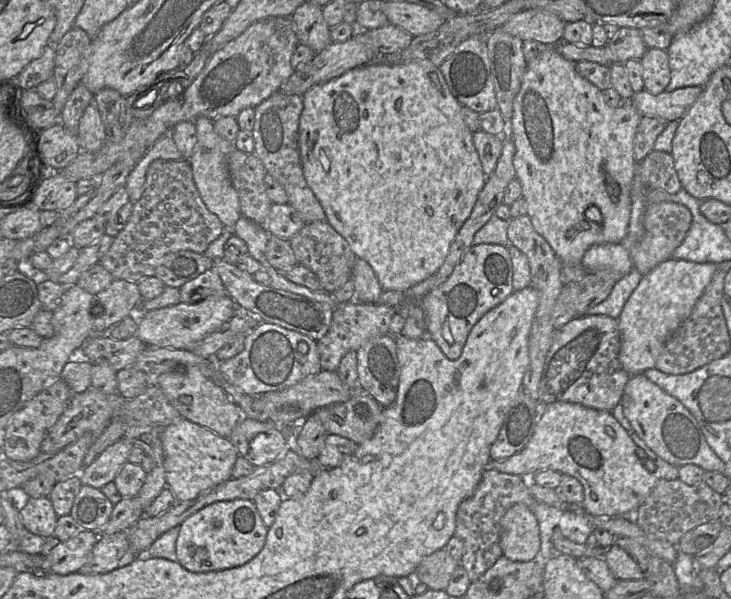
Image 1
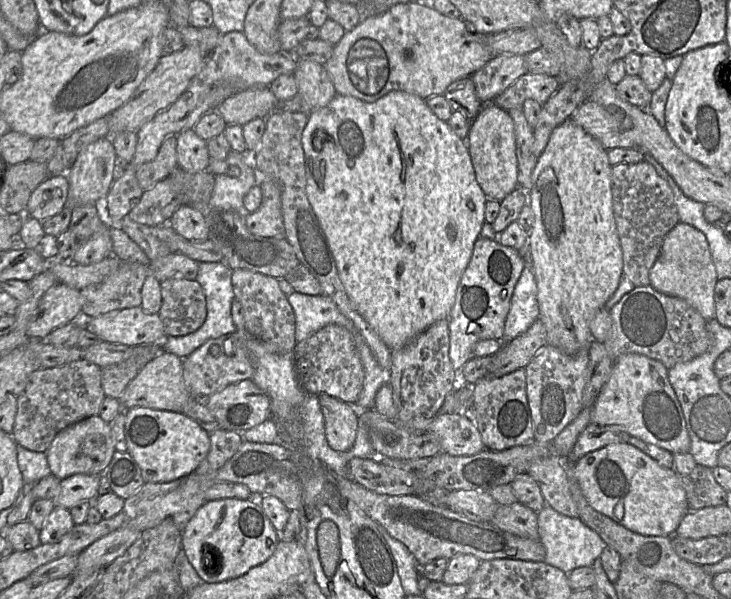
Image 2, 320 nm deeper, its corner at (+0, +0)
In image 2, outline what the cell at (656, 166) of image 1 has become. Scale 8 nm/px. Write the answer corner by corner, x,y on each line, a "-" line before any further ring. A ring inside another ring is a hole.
648,162
619,164
612,167
613,213
623,255
623,276
635,287
650,285
649,272
660,254
665,236
678,224
673,192

